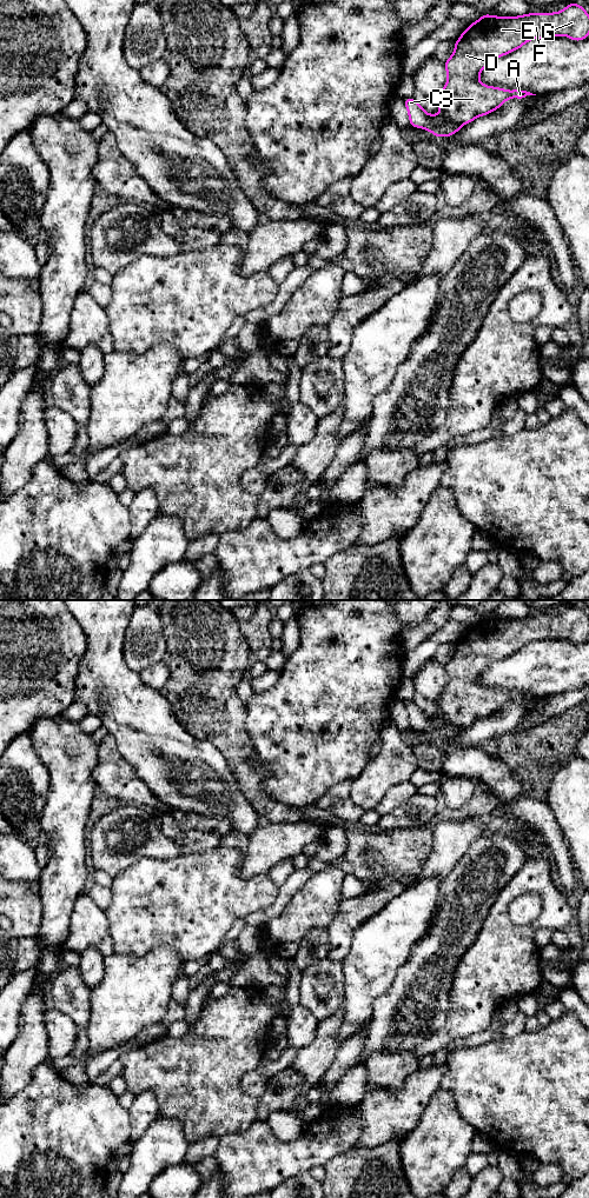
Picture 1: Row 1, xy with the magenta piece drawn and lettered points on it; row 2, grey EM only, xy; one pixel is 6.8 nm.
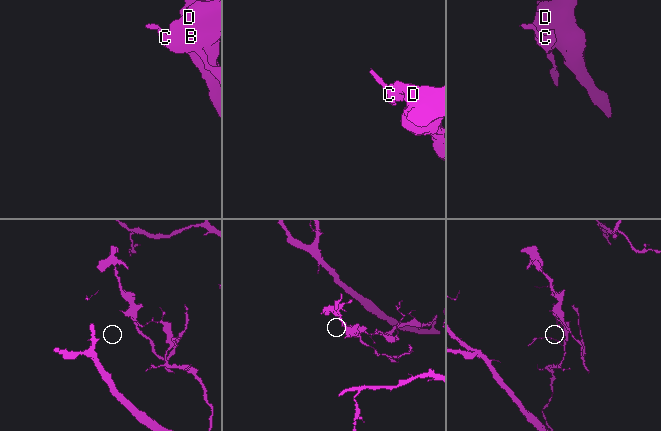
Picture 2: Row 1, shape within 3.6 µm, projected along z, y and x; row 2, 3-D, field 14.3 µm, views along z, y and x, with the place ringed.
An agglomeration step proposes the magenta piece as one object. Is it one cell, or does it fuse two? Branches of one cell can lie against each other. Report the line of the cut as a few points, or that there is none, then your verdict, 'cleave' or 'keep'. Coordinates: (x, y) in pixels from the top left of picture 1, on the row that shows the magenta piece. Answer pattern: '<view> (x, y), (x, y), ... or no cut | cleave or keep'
xy (427, 114), (436, 124), (461, 125) | cleave

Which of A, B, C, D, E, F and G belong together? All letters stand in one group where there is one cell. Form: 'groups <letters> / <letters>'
groups A B D E F G / C

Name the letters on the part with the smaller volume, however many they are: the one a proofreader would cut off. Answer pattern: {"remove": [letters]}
{"remove": ["A", "B", "D", "E", "F", "G"]}

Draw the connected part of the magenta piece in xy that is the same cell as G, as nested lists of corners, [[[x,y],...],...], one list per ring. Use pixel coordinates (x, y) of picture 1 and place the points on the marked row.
[[[577,2],[557,13],[482,15],[463,32],[454,54],[444,62],[448,81],[437,100],[442,113],[428,114],[429,118],[436,125],[464,125],[496,111],[510,98],[524,100],[527,95],[536,95],[484,86],[478,75],[492,60],[510,54],[527,41],[557,35],[576,41],[588,38],[589,14]]]

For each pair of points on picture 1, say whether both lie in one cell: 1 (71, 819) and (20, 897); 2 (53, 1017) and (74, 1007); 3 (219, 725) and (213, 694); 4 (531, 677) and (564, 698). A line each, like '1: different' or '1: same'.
1: different
2: different
3: same
4: different

